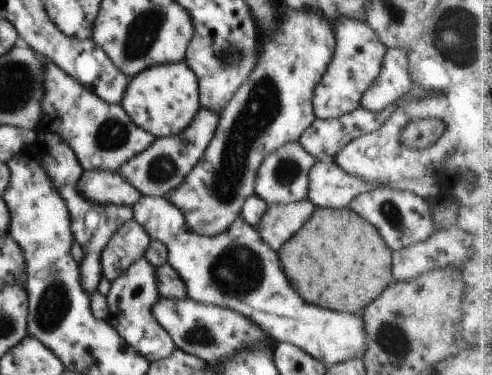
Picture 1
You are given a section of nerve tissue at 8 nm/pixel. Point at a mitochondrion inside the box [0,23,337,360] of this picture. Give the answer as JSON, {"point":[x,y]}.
{"point":[258,112]}

